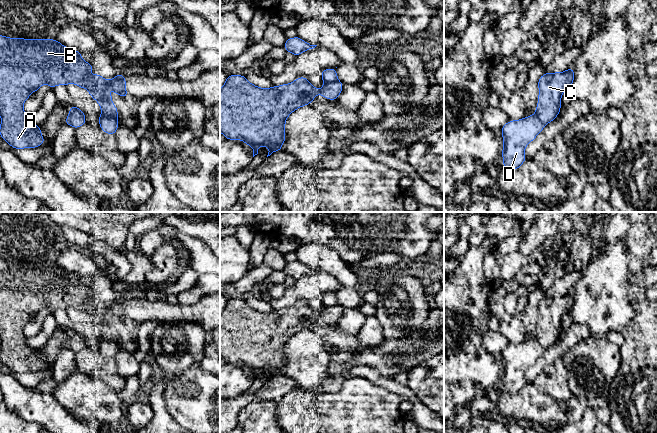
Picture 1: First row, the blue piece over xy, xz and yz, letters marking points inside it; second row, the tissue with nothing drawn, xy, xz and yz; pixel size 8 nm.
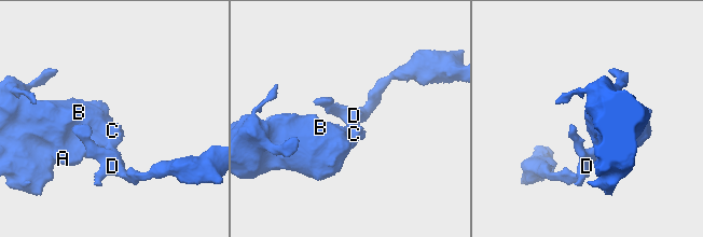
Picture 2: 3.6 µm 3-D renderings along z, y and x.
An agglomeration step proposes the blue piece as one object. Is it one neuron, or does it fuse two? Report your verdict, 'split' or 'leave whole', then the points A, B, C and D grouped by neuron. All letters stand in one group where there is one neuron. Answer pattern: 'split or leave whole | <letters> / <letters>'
split | A B C / D

